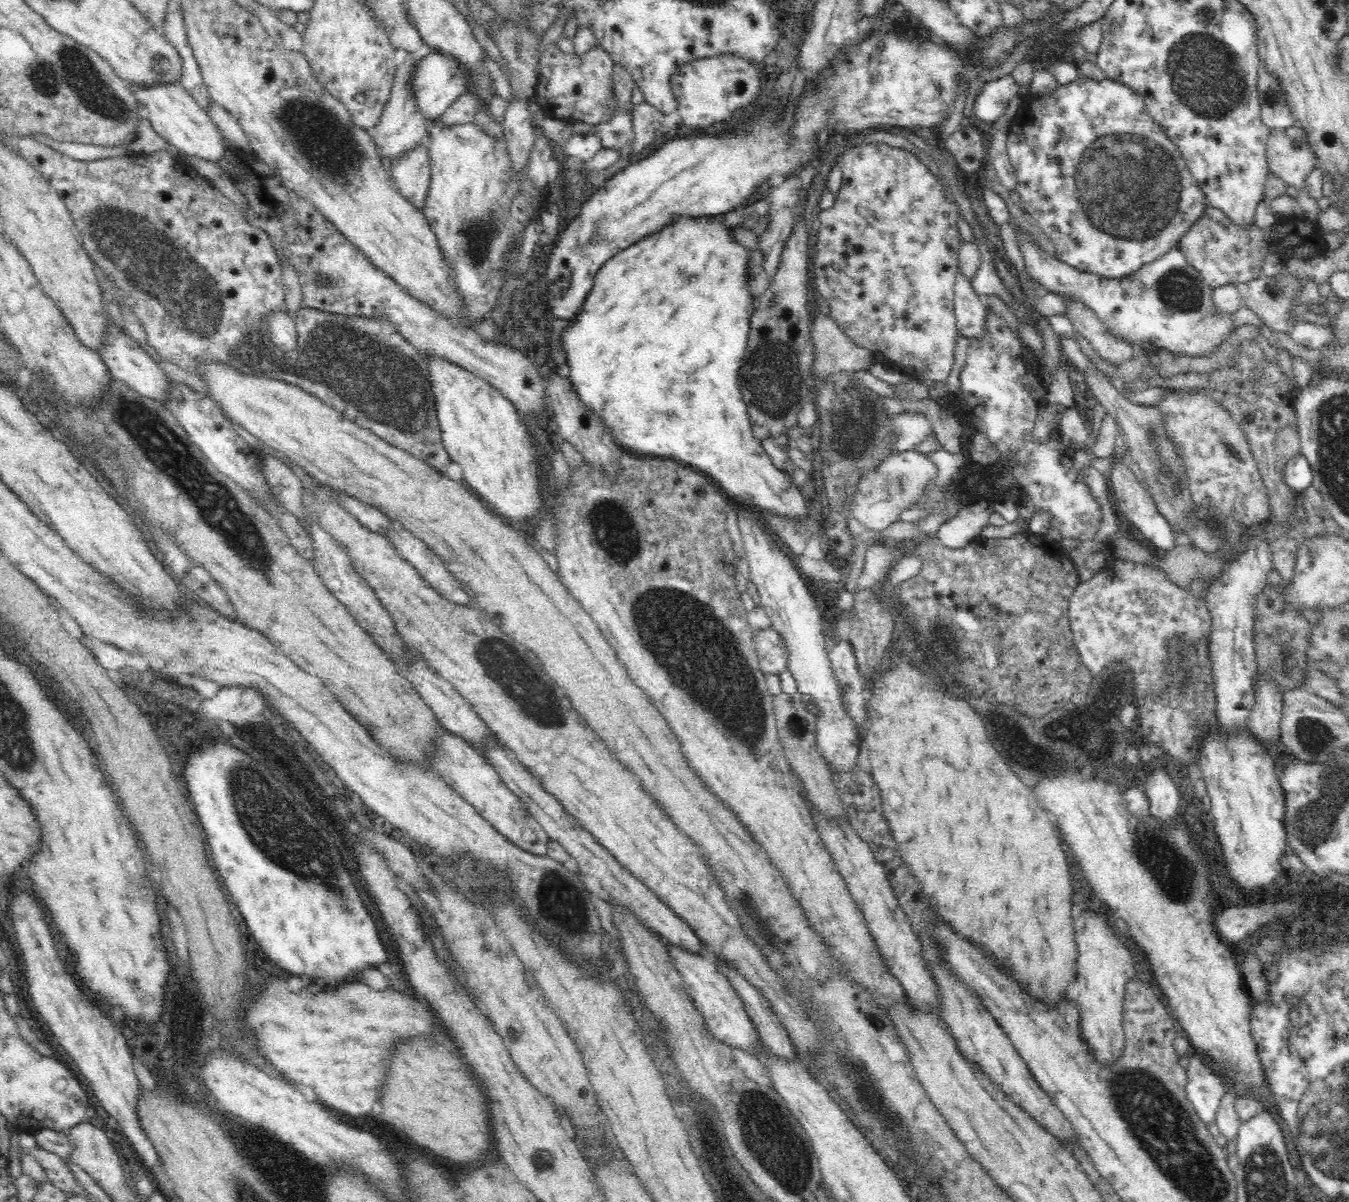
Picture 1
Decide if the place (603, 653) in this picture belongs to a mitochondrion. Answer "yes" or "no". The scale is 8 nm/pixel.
no

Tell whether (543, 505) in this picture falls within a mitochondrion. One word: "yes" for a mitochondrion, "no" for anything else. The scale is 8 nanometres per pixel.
no

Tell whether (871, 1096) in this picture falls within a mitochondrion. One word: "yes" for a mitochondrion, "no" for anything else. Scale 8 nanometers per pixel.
yes

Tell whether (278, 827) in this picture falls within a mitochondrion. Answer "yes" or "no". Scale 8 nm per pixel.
yes

